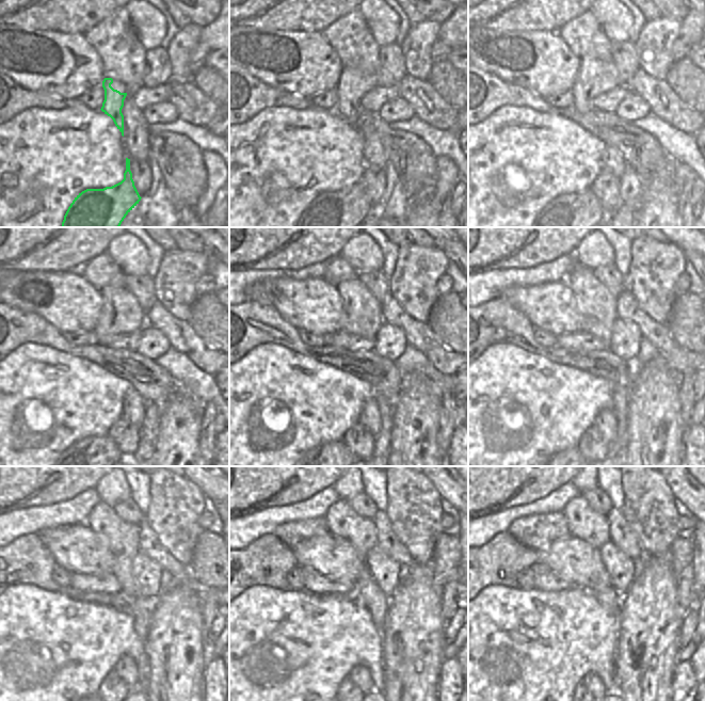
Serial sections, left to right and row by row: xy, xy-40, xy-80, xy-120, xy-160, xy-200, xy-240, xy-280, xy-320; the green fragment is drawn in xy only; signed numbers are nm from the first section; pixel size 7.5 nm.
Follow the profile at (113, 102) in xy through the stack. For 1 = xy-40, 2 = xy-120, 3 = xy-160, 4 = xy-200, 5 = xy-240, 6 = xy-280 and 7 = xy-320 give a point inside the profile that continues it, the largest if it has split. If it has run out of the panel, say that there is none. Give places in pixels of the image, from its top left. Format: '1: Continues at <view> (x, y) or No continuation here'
1: Continues at xy-40 (349, 108)
2: Continues at xy-120 (115, 300)
3: Continues at xy-160 (355, 298)
4: Continues at xy-200 (593, 298)
5: Continues at xy-240 (119, 536)
6: Continues at xy-280 (341, 520)
7: Continues at xy-320 (585, 523)

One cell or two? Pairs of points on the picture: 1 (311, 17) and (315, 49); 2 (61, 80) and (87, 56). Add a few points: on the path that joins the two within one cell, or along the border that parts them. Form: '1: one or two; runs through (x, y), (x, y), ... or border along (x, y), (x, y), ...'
1: two; border along (288, 30), (321, 33)
2: one; runs through (69, 72), (73, 68), (87, 64)

